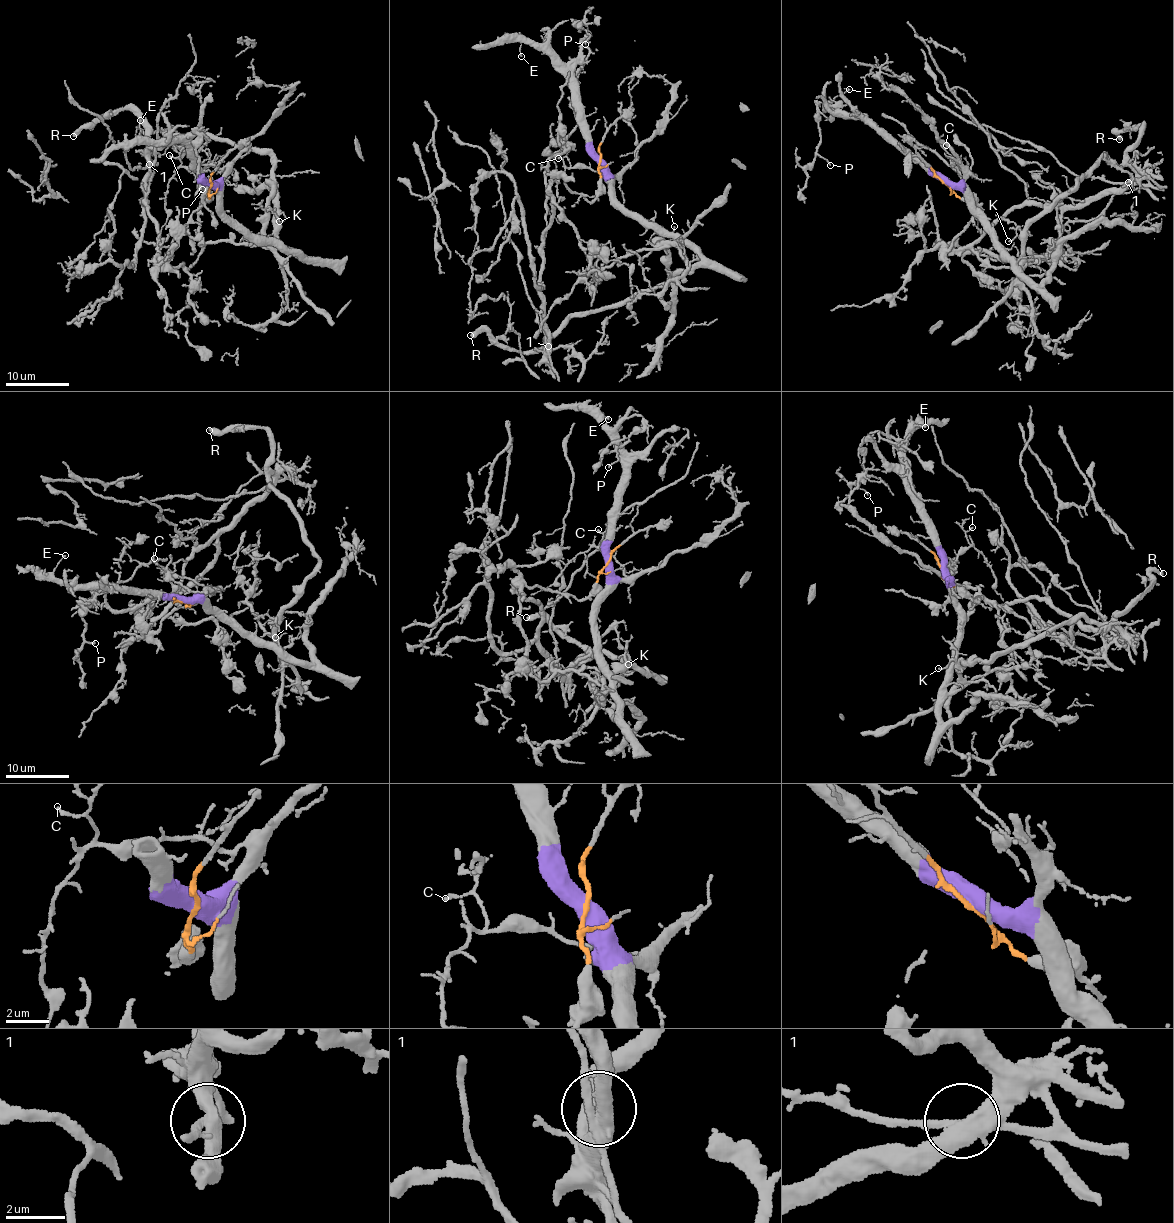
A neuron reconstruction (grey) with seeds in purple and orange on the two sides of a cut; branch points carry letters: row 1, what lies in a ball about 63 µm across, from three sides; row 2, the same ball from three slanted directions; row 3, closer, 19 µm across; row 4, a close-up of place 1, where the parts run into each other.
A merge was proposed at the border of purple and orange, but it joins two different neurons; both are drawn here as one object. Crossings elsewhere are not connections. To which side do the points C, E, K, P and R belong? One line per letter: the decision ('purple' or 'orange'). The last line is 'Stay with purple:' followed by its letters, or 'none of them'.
C: purple
E: purple
K: orange
P: purple
R: orange
Stay with purple: C, E, P

